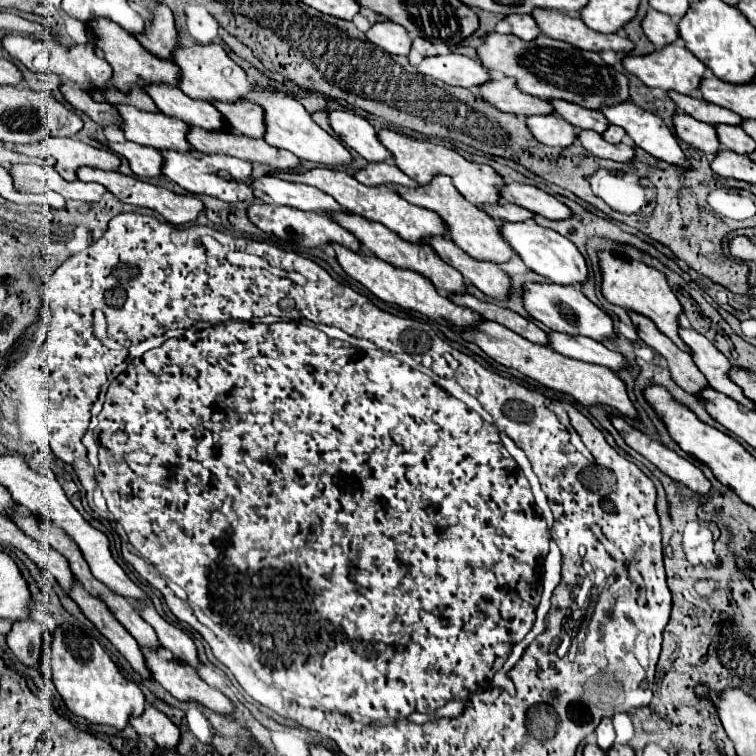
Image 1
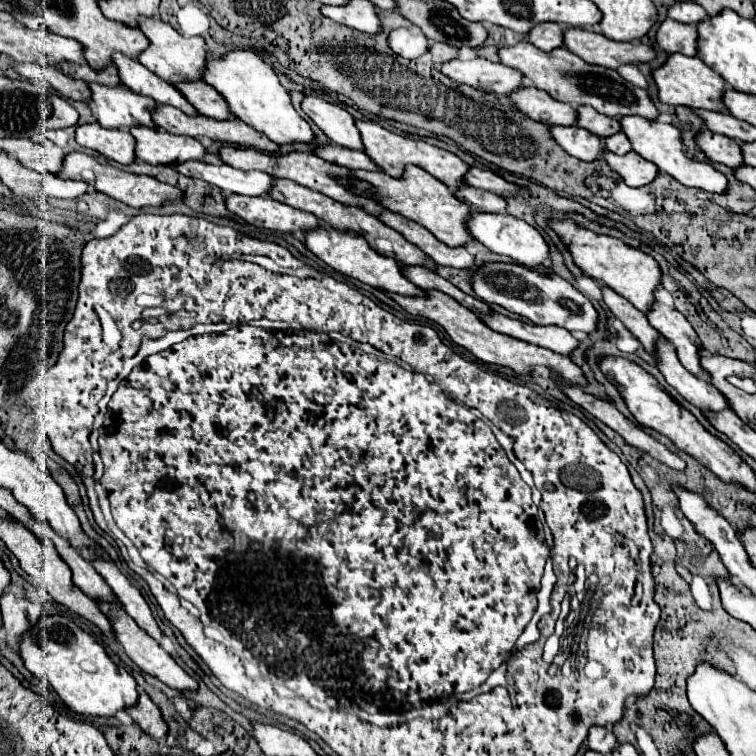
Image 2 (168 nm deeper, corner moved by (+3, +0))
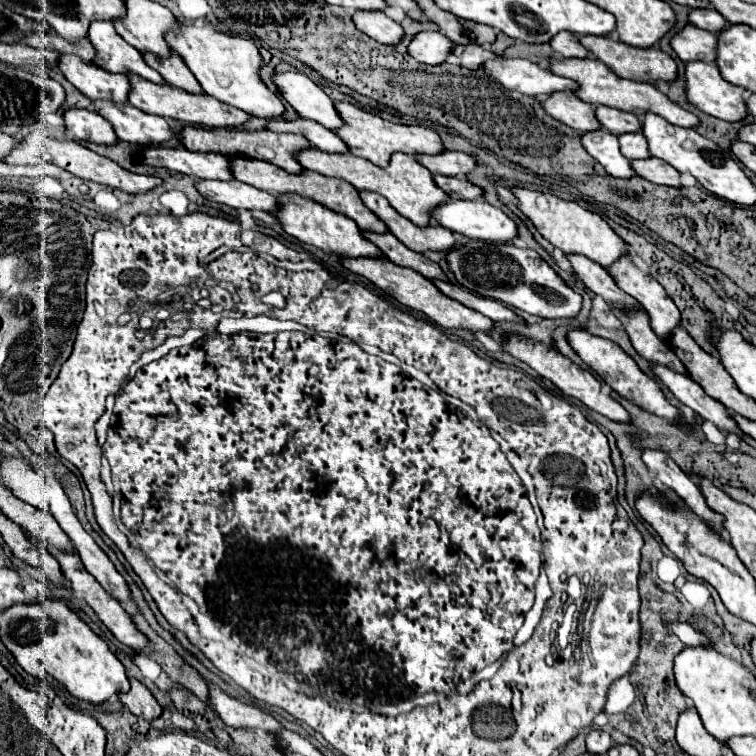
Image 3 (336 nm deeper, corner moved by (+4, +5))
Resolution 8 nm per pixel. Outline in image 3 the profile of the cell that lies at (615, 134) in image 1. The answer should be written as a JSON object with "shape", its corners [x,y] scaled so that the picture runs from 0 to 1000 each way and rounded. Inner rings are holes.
{"shape":[[[833,175],[833,177],[820,177],[820,201],[831,209],[831,212],[841,212],[841,209],[857,209],[857,193],[854,185],[847,175]]]}

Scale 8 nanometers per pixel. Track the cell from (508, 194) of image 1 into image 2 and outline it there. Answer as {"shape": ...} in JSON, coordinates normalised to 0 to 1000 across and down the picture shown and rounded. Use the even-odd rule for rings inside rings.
{"shape":[[[620,221],[620,226],[612,234],[615,245],[631,247],[631,250],[642,250],[642,253],[652,253],[652,255],[684,255],[689,253],[689,247],[671,242],[665,234],[660,234],[657,229],[652,229],[649,224],[636,224],[636,221]]]}

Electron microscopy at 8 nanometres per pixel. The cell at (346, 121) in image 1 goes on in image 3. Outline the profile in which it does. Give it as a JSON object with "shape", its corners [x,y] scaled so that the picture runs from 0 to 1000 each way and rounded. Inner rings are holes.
{"shape":[[[376,95],[376,98],[365,98],[362,106],[376,132],[399,156],[410,156],[434,172],[444,172],[455,167],[450,151],[444,148],[442,132],[421,111],[415,111],[405,98]]]}

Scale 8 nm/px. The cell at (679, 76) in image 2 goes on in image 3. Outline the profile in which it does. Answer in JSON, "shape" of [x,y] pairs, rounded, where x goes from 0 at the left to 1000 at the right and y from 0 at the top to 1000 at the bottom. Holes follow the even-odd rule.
{"shape":[[[910,82],[905,95],[905,122],[907,132],[929,146],[931,151],[939,151],[952,159],[974,161],[981,159],[987,148],[987,119],[971,111],[963,111],[947,85],[937,82]]]}

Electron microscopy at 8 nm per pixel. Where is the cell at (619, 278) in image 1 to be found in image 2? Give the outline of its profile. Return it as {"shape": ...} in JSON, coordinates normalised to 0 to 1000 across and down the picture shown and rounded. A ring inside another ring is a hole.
{"shape":[[[726,290],[726,300],[739,311],[745,324],[753,329],[758,348],[774,364],[806,377],[811,385],[824,390],[829,398],[835,398],[851,414],[858,411],[858,403],[866,398],[864,382],[874,374],[872,351],[861,337],[827,324],[821,316],[813,316],[806,311],[790,311],[790,308],[763,298],[755,290]]]}

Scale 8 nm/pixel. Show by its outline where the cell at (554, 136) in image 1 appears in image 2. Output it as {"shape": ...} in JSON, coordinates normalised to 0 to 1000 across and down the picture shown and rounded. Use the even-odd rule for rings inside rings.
{"shape":[[[755,165],[755,168],[729,168],[731,184],[758,208],[771,210],[771,213],[790,213],[798,210],[800,202],[800,192],[795,187],[795,181],[790,181],[787,176]]]}

